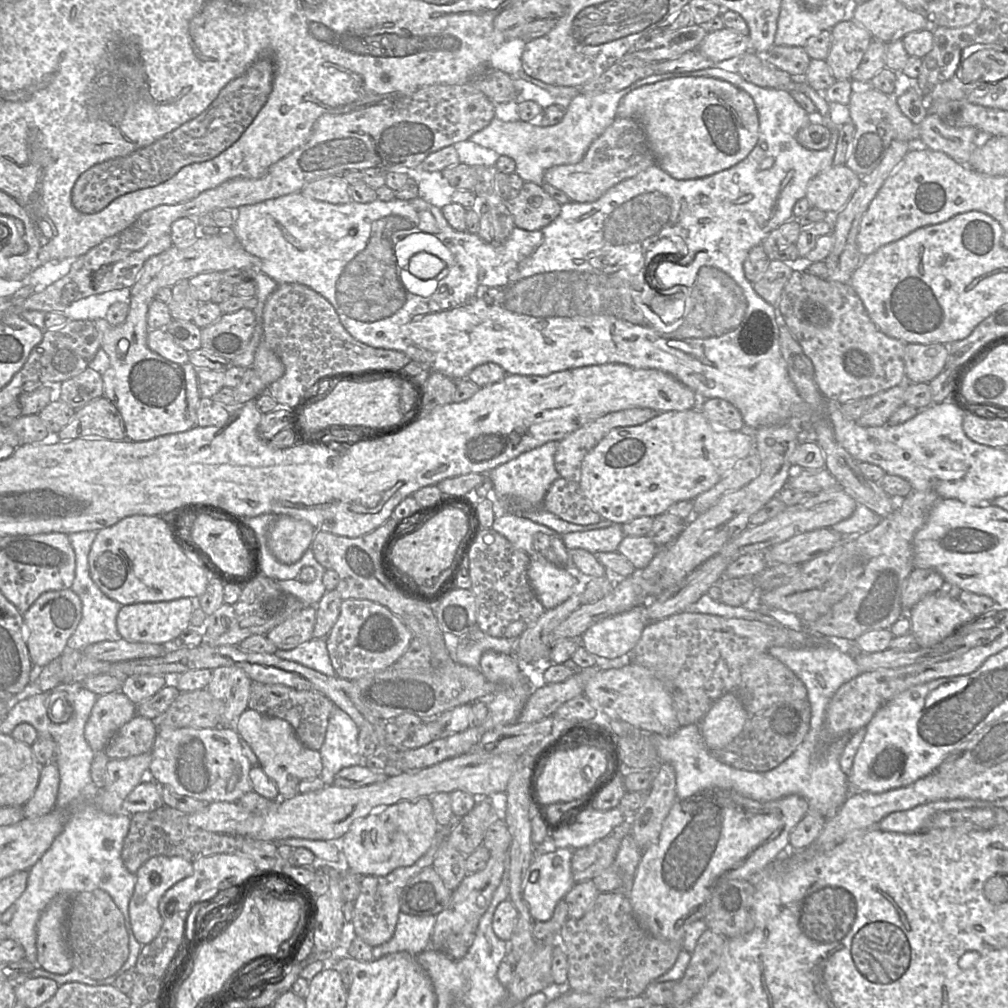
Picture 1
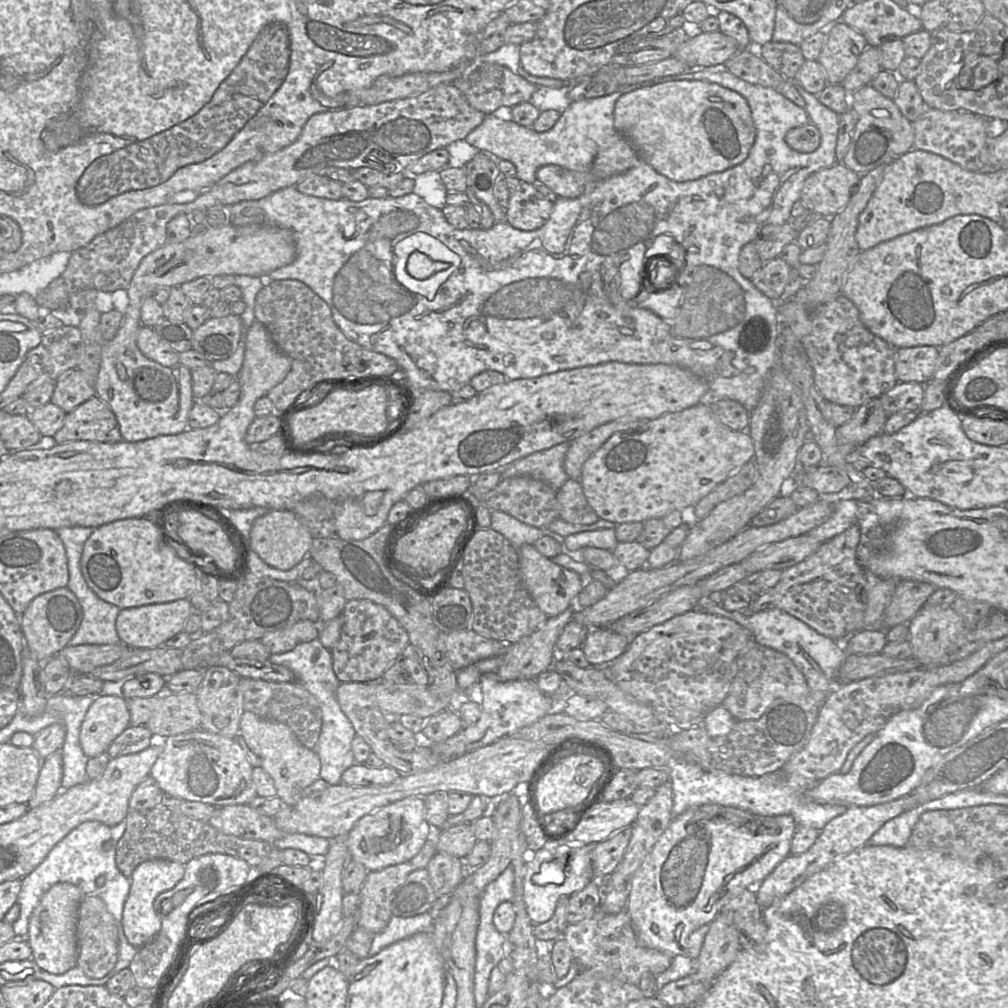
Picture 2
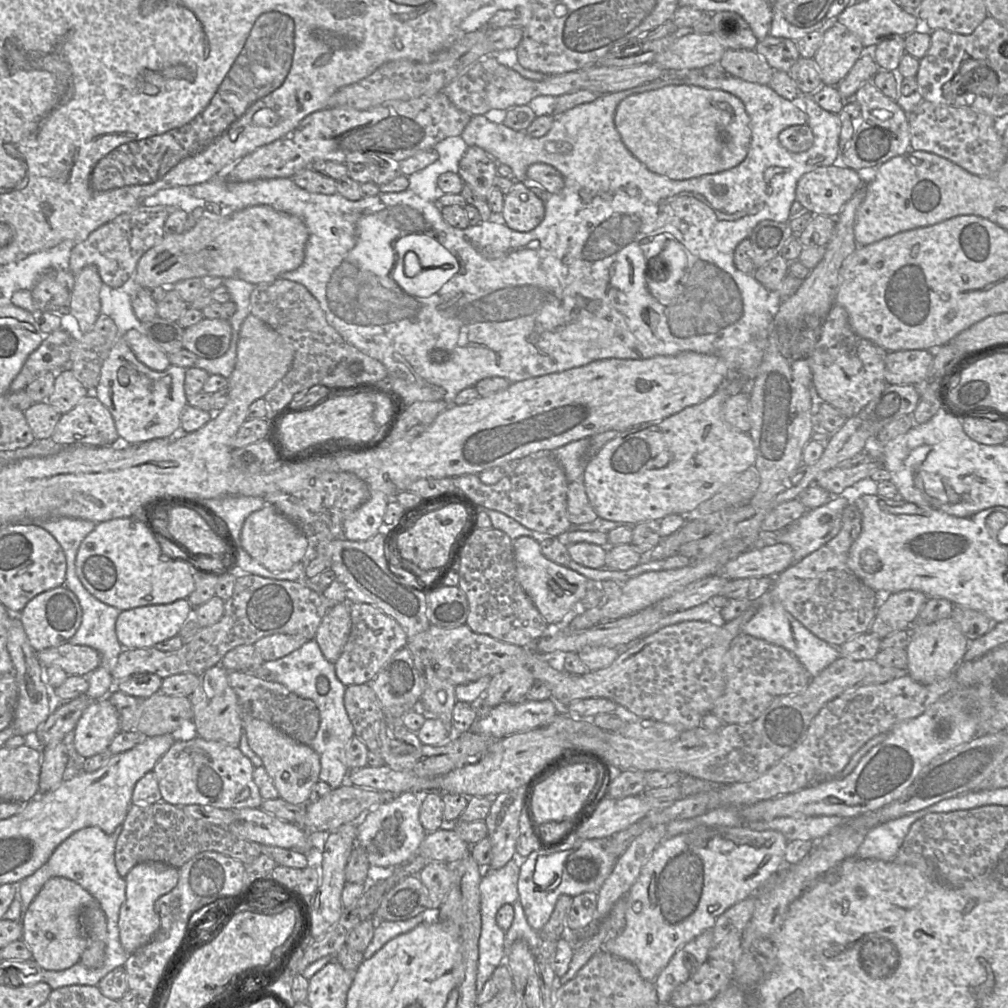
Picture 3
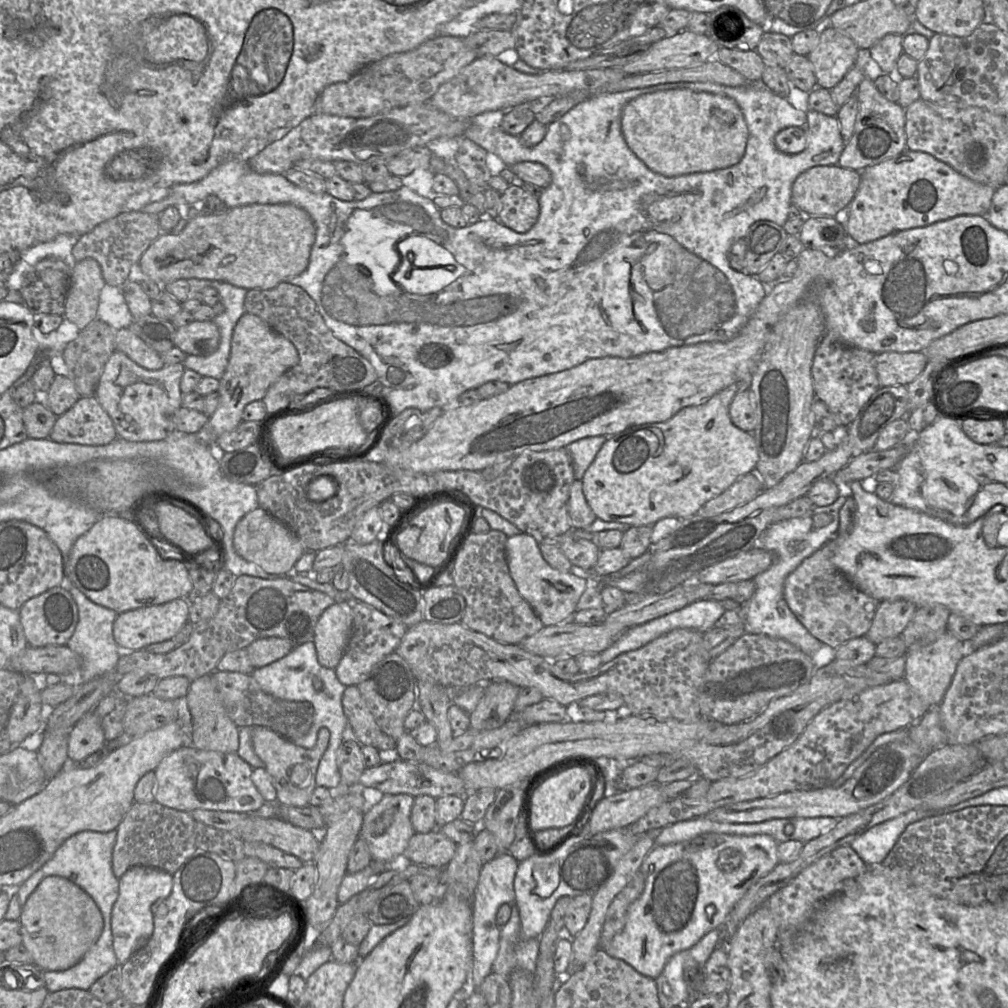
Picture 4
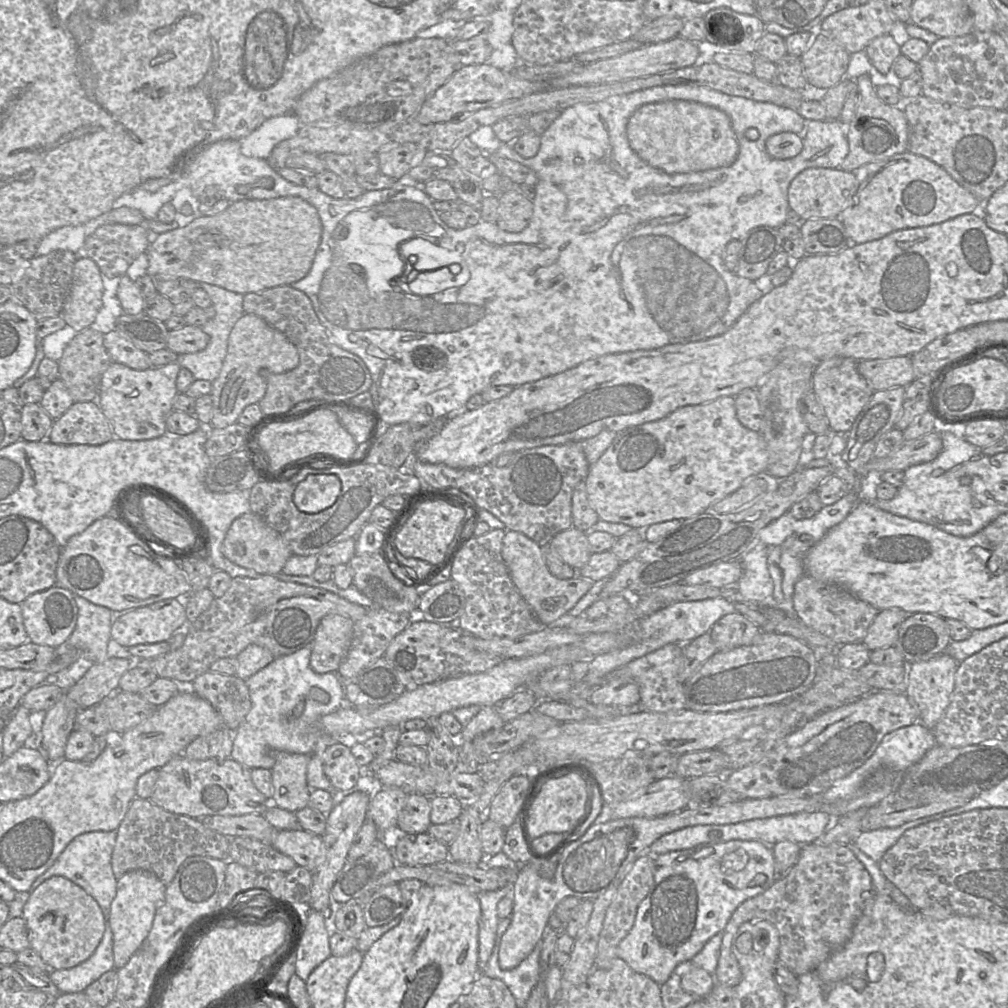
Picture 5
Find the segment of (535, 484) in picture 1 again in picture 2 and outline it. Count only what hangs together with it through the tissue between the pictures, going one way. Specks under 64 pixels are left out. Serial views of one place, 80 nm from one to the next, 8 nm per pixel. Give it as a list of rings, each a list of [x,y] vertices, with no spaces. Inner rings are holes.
[[[566,441],[547,450],[535,452],[496,468],[502,479],[516,476],[530,476],[542,480],[551,488],[558,490],[570,479],[564,469],[564,460],[570,442]]]

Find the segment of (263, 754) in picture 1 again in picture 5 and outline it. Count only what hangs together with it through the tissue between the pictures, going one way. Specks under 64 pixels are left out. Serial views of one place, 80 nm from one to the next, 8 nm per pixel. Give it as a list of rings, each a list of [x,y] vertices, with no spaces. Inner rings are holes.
[[[269,750],[268,754],[275,760],[271,769],[271,804],[293,813],[307,807],[312,791],[307,783],[307,766],[311,755],[279,750]]]

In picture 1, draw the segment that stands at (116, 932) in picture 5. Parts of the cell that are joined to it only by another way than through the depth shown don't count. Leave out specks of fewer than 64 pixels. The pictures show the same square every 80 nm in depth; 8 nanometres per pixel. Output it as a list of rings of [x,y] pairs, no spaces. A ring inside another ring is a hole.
[[[155,856],[146,861],[136,872],[137,882],[129,903],[129,917],[133,934],[142,945],[151,943],[163,924],[159,902],[165,892],[193,873],[193,861],[178,856]]]

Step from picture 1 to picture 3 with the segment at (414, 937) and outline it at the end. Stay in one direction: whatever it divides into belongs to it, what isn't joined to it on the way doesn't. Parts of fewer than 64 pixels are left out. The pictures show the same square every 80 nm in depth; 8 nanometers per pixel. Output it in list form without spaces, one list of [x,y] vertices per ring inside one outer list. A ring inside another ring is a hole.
[[[425,910],[417,916],[403,921],[377,921],[373,938],[366,950],[363,952],[364,960],[372,957],[389,940],[396,936],[409,932],[424,921],[436,921],[430,920],[436,911],[437,910]]]

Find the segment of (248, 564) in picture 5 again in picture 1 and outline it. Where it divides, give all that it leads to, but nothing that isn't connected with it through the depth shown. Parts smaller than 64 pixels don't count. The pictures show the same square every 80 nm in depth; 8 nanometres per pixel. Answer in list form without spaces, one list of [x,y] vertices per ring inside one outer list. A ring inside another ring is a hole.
[[[288,515],[269,525],[268,547],[281,563],[294,564],[311,547],[316,529],[307,521]]]

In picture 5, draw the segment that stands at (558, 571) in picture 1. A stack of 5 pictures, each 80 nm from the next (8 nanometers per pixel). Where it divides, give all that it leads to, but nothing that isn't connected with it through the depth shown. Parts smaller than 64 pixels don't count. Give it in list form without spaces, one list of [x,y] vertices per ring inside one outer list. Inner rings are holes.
[[[506,531],[502,542],[502,557],[516,588],[545,626],[567,614],[595,582],[577,573],[569,579],[555,577],[546,565],[545,547],[519,531]]]

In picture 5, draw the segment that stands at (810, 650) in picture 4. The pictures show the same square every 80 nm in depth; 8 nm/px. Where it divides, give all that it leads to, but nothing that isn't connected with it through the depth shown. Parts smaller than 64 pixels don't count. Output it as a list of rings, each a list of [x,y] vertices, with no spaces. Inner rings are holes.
[[[848,492],[834,504],[823,506],[815,515],[808,519],[796,519],[788,511],[771,522],[758,533],[753,546],[741,558],[743,574],[734,585],[734,595],[726,596],[731,601],[739,600],[752,603],[758,607],[771,607],[782,610],[790,618],[799,618],[793,607],[793,594],[795,583],[805,574],[805,556],[807,552],[820,541],[834,526],[842,522],[859,502],[856,492]]]

